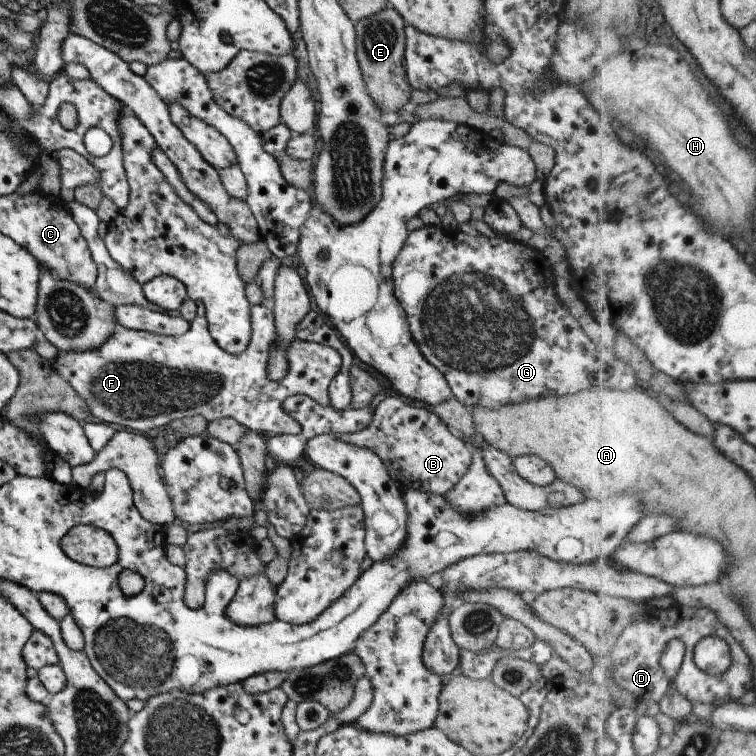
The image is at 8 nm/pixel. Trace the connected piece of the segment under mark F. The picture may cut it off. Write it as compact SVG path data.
M197 301L197 315L191 322L186 334L165 337L148 331L122 329L111 334L97 349L83 351L59 351L52 361L54 372L58 373L80 398L86 401L91 419L118 424L122 428L132 428L134 432L146 432L154 428L168 426L172 421L202 414L206 420L213 421L222 417L237 420L247 429L267 436L279 434L298 434L301 431L298 422L283 408L283 402L292 395L311 395L318 404L330 406L329 386L340 372L341 354L328 345L314 341L296 339L289 346L287 357L288 374L279 381L273 381L267 375L269 350L277 343L275 316L271 306L251 305L251 339L244 352L238 355L222 350L210 336L205 306Z

